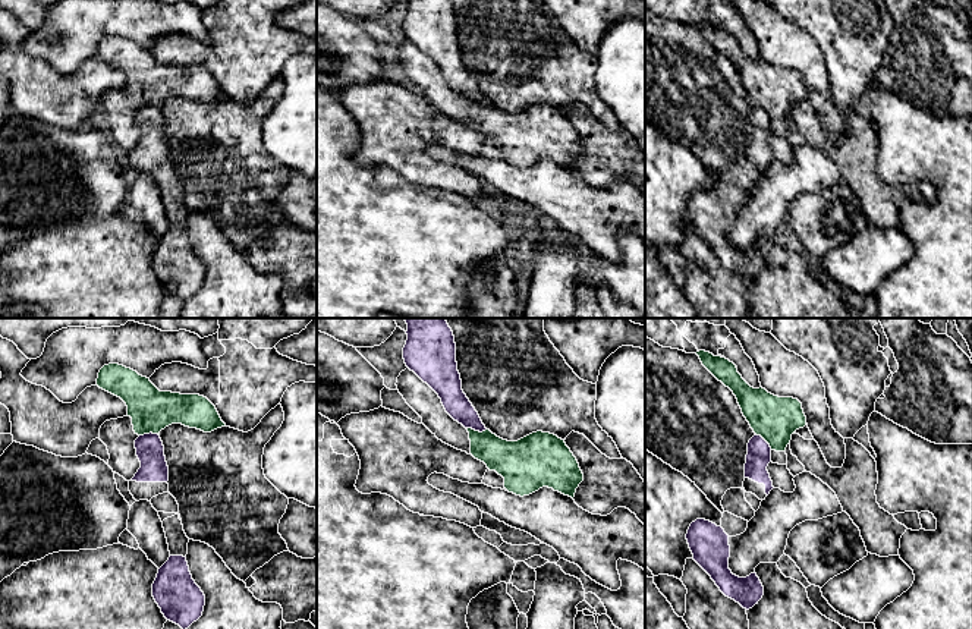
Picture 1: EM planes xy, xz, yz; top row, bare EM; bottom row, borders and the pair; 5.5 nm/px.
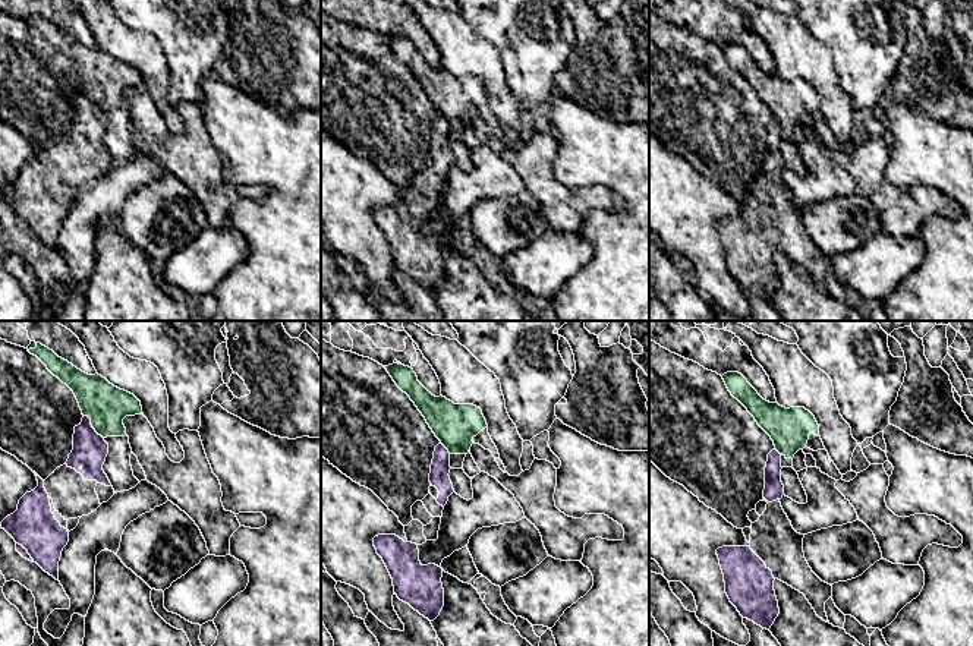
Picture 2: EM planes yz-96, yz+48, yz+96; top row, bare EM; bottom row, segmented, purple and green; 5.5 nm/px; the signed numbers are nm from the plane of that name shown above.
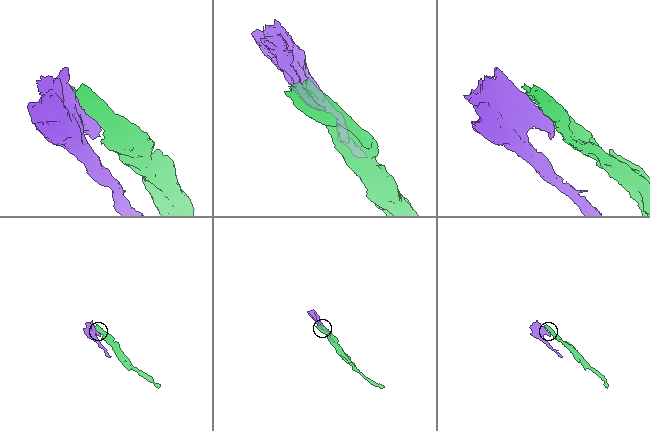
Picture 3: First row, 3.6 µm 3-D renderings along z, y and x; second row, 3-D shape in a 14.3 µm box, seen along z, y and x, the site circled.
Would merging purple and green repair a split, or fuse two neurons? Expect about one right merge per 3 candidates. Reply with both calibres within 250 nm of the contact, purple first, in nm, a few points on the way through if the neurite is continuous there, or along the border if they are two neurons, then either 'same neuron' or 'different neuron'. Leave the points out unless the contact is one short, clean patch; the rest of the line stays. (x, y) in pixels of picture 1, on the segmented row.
calibres 140 and 200 nm; different neuron

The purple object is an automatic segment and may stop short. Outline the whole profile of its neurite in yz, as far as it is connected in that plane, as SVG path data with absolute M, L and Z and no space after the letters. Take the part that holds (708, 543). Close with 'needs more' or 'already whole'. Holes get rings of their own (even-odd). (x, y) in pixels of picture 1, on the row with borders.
M696 519L691 523L686 540L693 560L711 576L726 597L746 610L758 604L764 595L764 586L755 572L746 578L732 573L729 569L729 535L721 526Z; already whole

